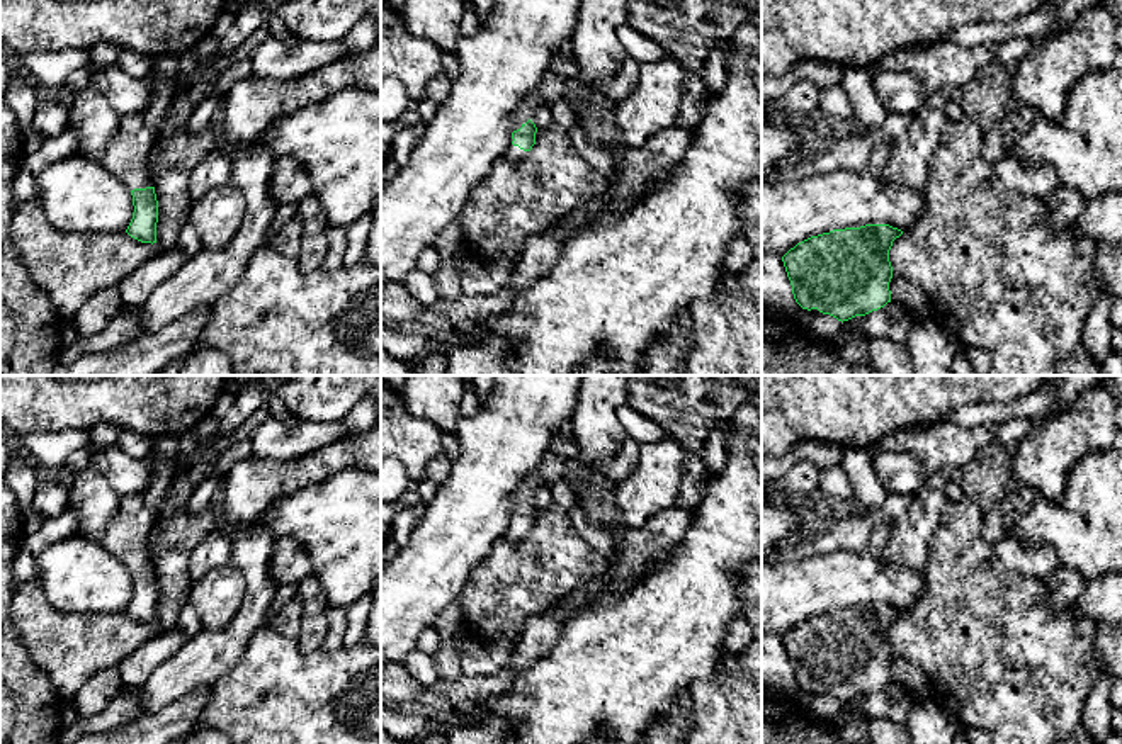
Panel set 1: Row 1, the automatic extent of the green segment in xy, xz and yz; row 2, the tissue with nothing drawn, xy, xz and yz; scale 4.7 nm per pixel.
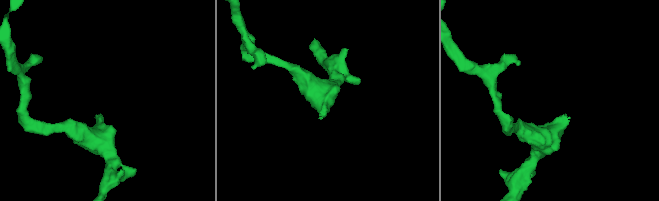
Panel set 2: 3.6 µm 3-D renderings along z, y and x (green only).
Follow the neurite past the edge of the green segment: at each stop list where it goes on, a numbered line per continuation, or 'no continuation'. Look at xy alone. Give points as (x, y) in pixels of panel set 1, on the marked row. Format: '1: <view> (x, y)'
1: xy (126, 158)

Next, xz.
1: xz (514, 153)

